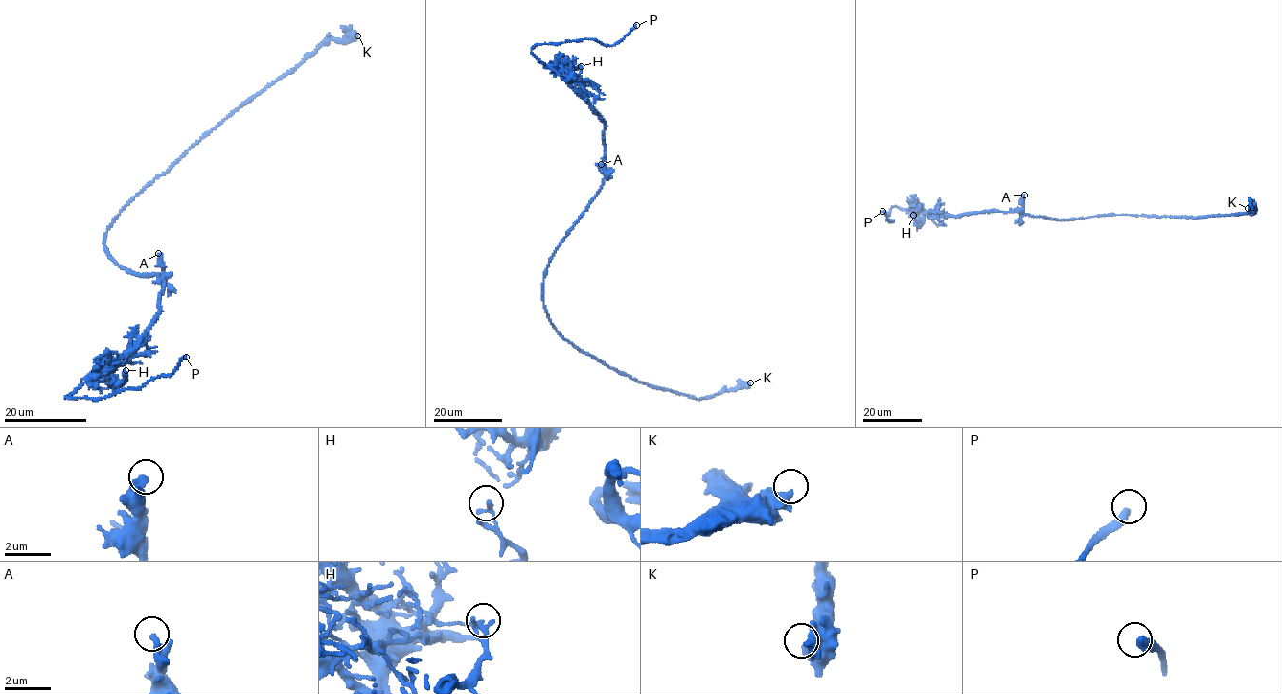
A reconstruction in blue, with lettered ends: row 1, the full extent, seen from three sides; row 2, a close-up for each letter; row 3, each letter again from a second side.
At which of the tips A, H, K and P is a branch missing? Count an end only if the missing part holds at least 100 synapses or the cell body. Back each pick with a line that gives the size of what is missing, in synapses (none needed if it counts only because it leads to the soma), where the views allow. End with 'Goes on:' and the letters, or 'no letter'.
Goes on: P

